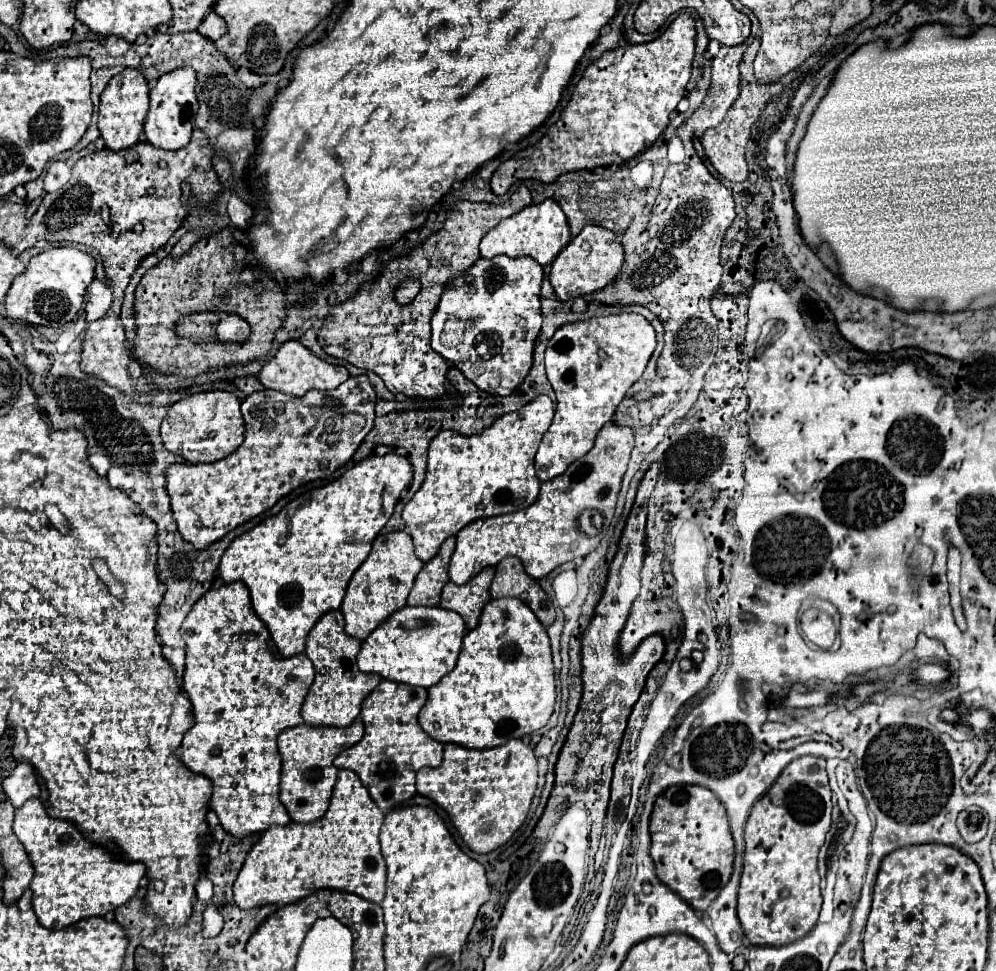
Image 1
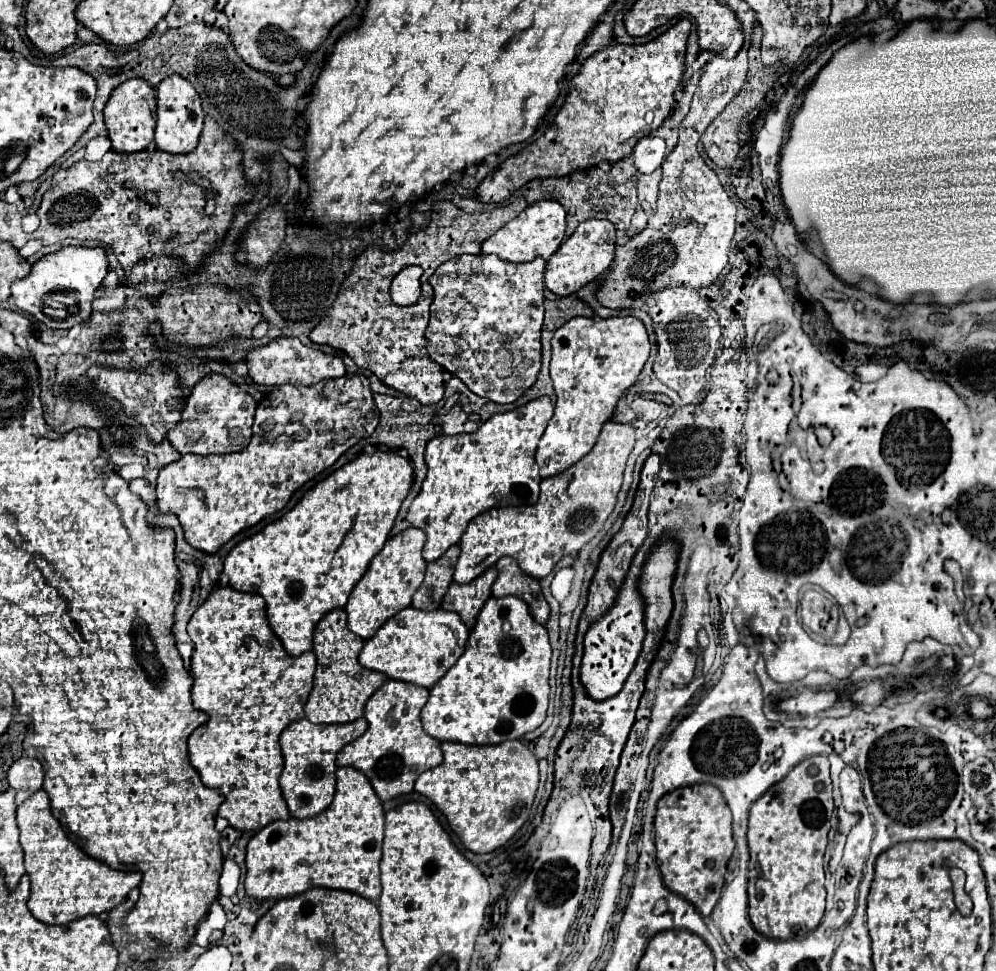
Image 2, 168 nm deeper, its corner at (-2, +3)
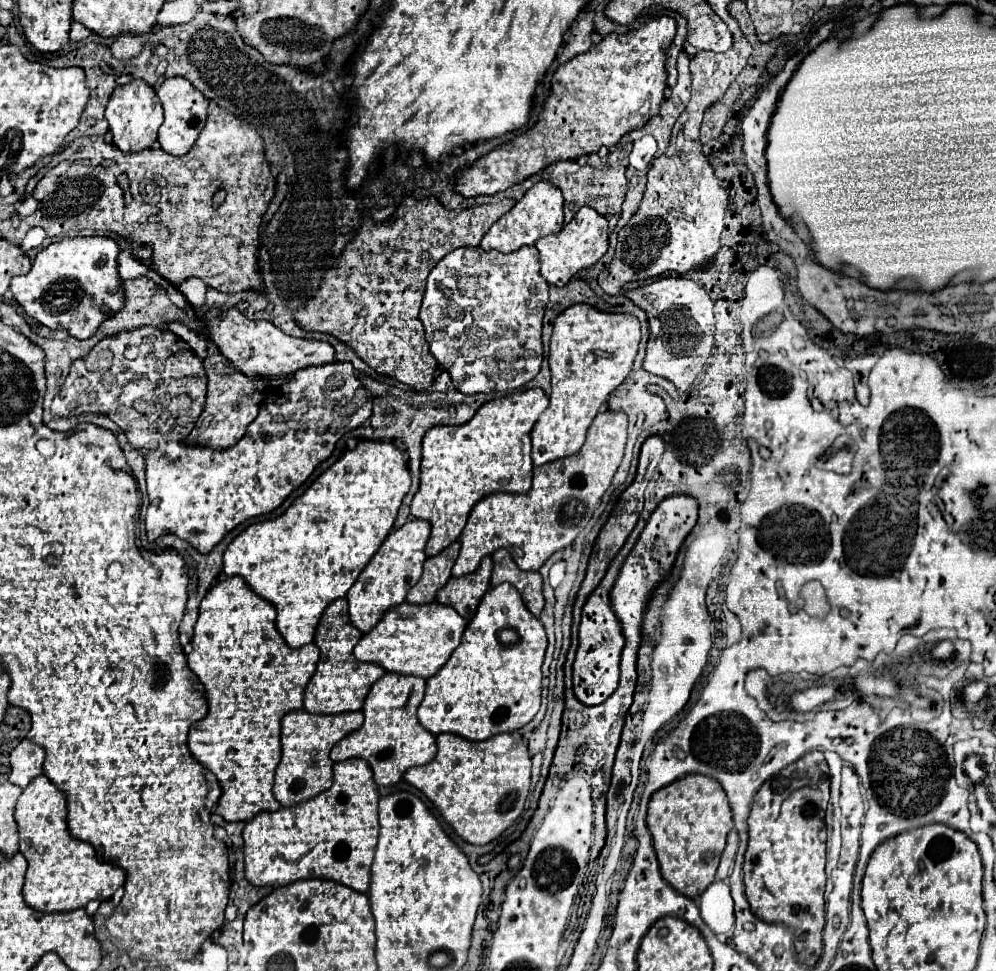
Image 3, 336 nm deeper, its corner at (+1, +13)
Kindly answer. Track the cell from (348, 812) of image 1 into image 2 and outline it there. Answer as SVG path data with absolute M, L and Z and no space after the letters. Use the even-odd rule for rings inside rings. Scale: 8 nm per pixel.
M354 767L336 771L336 795L326 811L310 819L274 821L250 839L246 847L246 895L254 899L286 899L312 887L358 893L378 903L380 855L384 839L384 809L366 775Z

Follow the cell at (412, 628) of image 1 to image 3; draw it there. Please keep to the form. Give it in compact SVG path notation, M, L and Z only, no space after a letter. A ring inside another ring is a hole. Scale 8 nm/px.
M401 603L389 609L377 623L377 627L361 637L361 641L353 649L353 655L363 663L377 663L393 673L429 679L447 663L451 653L459 647L465 625L467 621L451 607L439 603Z

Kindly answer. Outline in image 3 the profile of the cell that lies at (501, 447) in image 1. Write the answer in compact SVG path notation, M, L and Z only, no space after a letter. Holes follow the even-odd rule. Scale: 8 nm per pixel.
M543 389L513 391L505 397L487 401L471 421L463 425L439 425L431 427L423 437L423 457L421 457L421 485L413 497L411 513L417 519L431 523L431 537L427 541L427 557L439 555L447 545L457 541L473 505L489 493L527 493L531 489L533 461L531 461L531 429L539 415L547 409L549 399Z

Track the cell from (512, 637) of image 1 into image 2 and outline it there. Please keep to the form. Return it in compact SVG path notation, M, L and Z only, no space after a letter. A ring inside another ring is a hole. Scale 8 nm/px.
M490 597L482 607L478 621L468 637L466 651L448 669L448 673L430 689L428 703L420 719L424 731L438 741L456 741L464 745L496 745L508 739L520 739L534 731L546 719L548 709L548 675L550 675L550 641L544 625L536 623L526 603L518 597Z

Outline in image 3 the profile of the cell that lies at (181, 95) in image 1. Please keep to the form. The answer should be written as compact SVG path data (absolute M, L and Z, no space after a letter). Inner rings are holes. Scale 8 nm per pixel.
M171 77L163 81L163 85L157 91L157 97L165 109L165 121L159 129L159 145L165 153L181 157L189 153L189 149L195 145L195 139L199 137L201 129L205 127L207 121L207 105L209 101L199 93L187 79L183 77Z

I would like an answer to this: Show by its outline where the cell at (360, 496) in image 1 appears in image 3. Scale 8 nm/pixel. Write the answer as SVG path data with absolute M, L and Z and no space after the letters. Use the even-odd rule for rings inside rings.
M359 441L359 445L351 451L347 451L337 463L333 463L325 473L321 473L313 483L311 487L299 497L295 499L295 503L277 519L273 521L261 521L261 523L255 523L251 527L247 527L241 535L237 535L231 545L227 547L225 551L225 557L223 557L223 571L227 577L243 577L247 581L247 585L263 599L271 601L271 605L275 605L277 609L277 629L279 633L283 635L283 639L287 641L287 645L291 649L297 649L297 647L303 647L305 643L311 643L313 637L315 637L315 629L317 629L317 623L325 611L325 607L329 603L333 603L335 599L341 599L347 595L347 591L351 589L351 585L357 581L359 573L363 571L363 567L371 561L371 557L377 553L377 549L381 547L381 543L385 541L385 537L389 535L393 523L395 523L395 517L397 517L397 511L401 507L401 501L403 497L407 495L411 487L411 475L409 475L409 469L407 469L407 463L403 461L403 453L393 445L393 443L387 443L387 441Z

